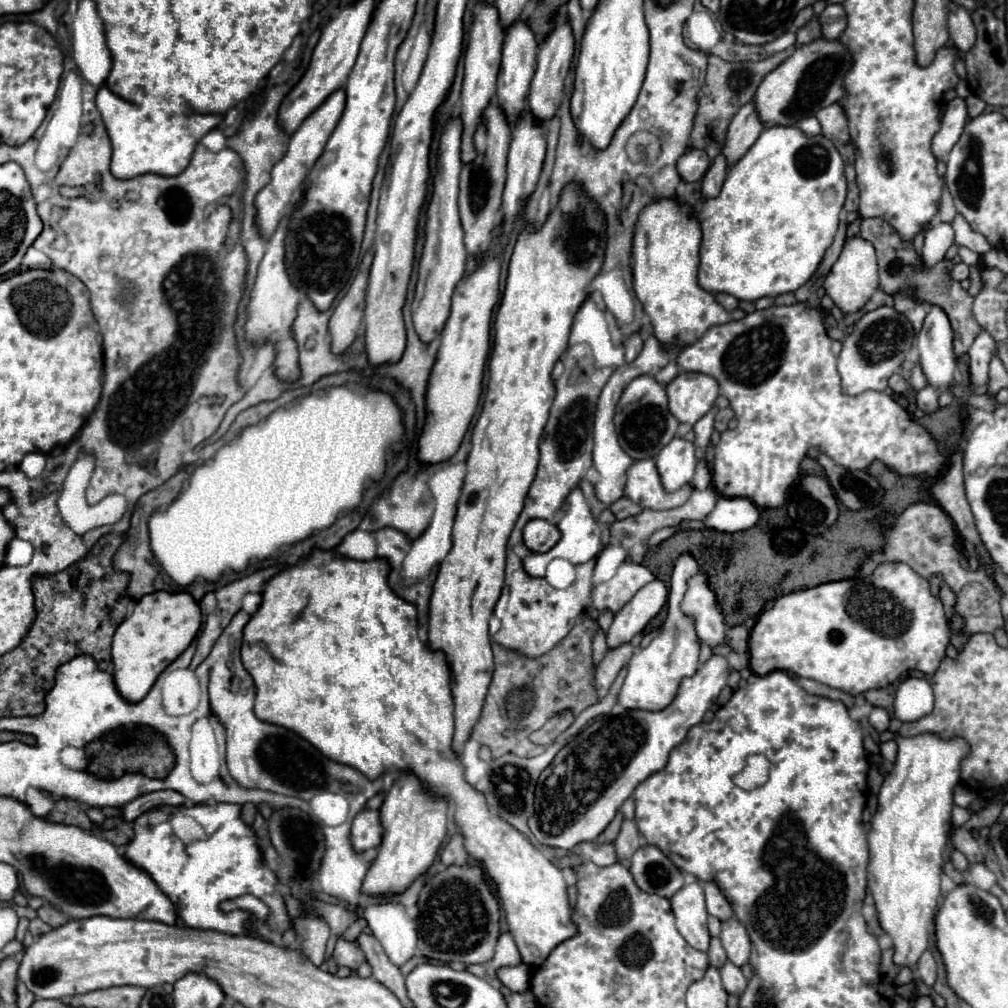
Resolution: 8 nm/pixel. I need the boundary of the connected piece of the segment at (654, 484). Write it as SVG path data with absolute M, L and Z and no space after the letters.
M654 460L632 462L626 476L628 476L628 480L624 486L624 496L634 500L636 504L642 504L642 508L652 508L652 510L676 508L676 506L684 504L692 492L690 484L680 488L678 492L666 492L662 488Z

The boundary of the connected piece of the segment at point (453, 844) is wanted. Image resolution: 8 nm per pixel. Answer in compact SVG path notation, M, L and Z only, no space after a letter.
M454 834L448 844L442 848L442 854L440 854L440 860L450 866L450 864L466 864L468 862L468 854L466 854L466 848L464 848L464 840L462 840L462 834Z

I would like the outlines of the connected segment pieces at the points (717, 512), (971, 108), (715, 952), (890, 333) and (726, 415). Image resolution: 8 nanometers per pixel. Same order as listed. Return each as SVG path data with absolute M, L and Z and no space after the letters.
M718 498L716 508L706 520L726 520L726 532L748 530L760 520L760 510L748 498Z
M968 96L968 98L966 98L966 104L968 104L968 114L970 114L970 118L976 118L976 116L980 116L980 114L986 110L986 102L980 100L978 96Z
M712 938L708 958L710 958L710 964L714 964L714 968L722 968L722 964L726 964L726 952L718 938Z
M882 306L872 312L866 312L854 326L852 334L844 340L842 352L838 356L838 372L842 376L842 392L848 396L858 396L866 390L884 390L888 378L900 370L912 348L912 326L910 322L896 312L894 306Z
M724 408L724 410L720 410L718 414L716 414L716 424L714 424L714 428L718 430L718 432L724 432L726 428L728 428L728 422L734 418L734 410L732 408Z

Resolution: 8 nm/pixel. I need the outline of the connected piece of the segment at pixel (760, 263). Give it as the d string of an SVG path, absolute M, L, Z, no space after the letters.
M772 126L766 128L760 138L754 142L754 146L730 168L728 178L720 190L720 196L714 200L704 200L702 210L698 212L698 220L702 226L702 244L700 244L700 270L698 270L698 282L708 292L726 292L736 296L738 300L758 300L764 296L778 296L786 292L798 290L802 284L810 280L810 276L816 272L818 264L824 258L824 252L830 248L834 234L838 230L838 216L846 200L846 178L844 178L844 160L840 152L834 148L834 144L818 134L818 136L806 136L796 126Z

